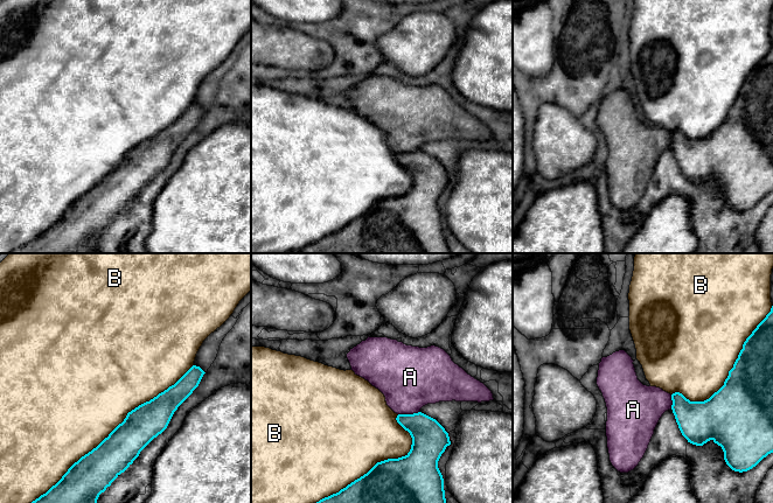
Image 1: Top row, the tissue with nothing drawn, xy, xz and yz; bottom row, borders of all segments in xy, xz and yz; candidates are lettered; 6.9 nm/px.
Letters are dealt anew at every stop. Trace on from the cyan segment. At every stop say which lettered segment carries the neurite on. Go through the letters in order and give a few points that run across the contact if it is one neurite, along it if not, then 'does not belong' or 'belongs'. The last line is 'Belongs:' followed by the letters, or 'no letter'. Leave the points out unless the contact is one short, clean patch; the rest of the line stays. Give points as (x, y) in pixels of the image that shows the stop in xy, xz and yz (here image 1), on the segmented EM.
A: does not belong
B: does not belong
Belongs: no letter

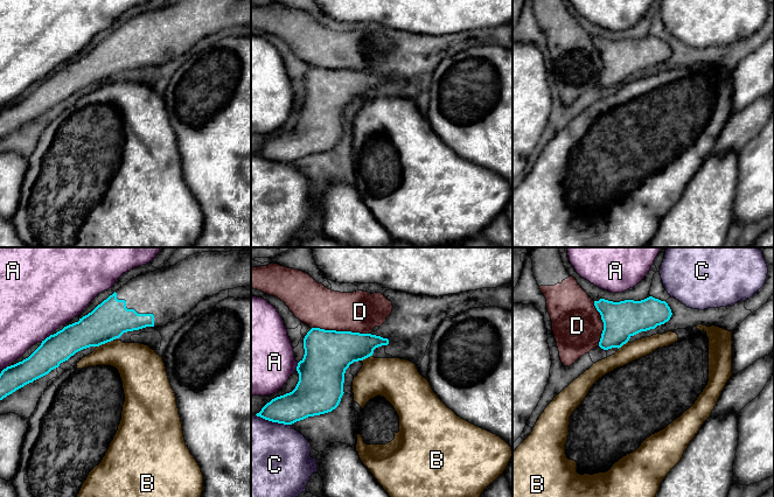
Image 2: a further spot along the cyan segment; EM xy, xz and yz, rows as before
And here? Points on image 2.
A: does not belong
B: does not belong
C: does not belong
D: does not belong
Belongs: no letter

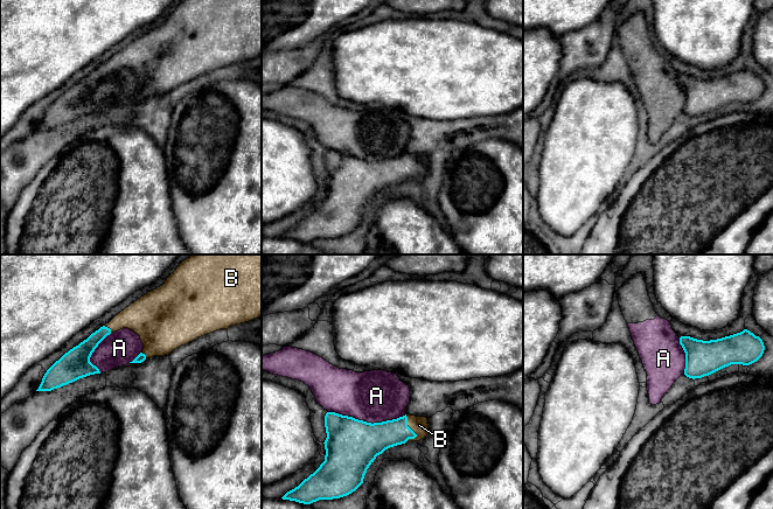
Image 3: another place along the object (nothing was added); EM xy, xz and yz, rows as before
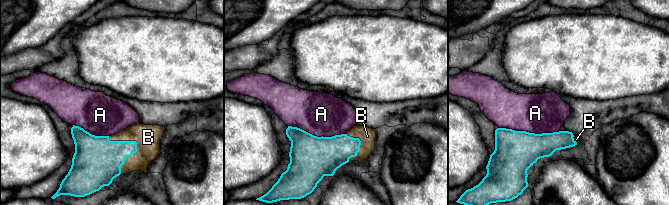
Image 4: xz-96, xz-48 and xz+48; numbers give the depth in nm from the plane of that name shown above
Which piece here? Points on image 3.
A: does not belong
B: belongs
Belongs: B

